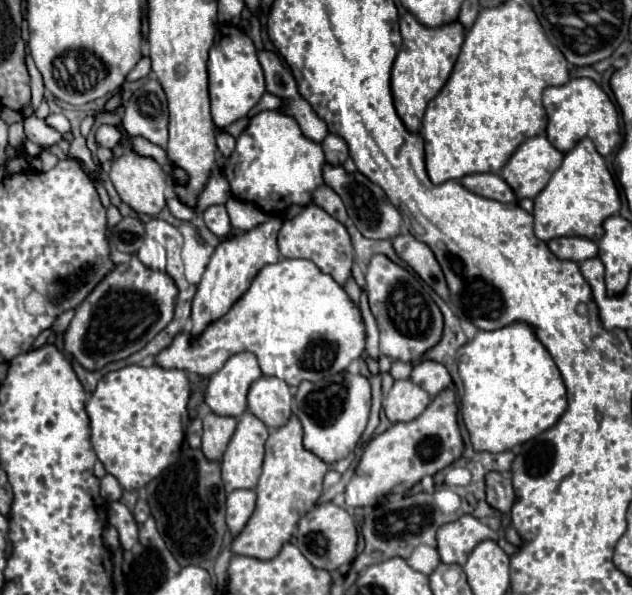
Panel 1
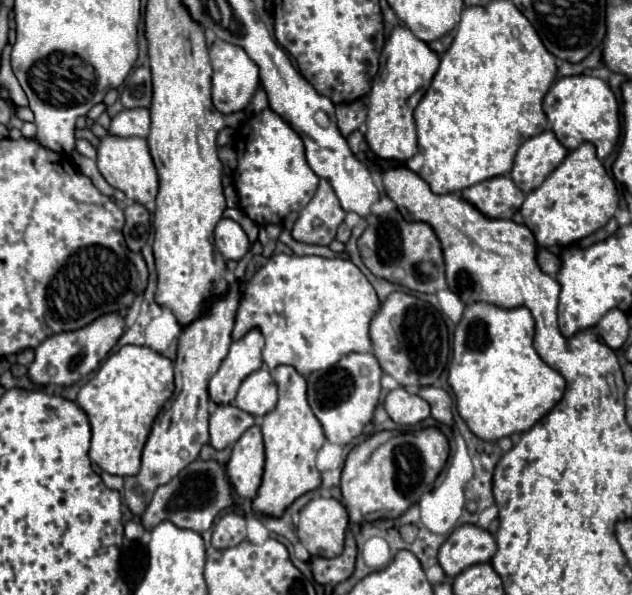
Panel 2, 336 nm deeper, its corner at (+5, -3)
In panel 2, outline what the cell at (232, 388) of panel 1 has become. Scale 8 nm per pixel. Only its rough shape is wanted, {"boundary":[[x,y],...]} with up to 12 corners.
{"boundary":[[252,329],[230,345],[208,393],[230,405],[246,375],[260,369],[264,337]]}

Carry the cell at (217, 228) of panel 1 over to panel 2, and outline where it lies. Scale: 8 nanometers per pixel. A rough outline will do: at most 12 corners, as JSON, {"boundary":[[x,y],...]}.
{"boundary":[[232,219],[216,225],[216,247],[224,259],[242,259],[248,235]]}

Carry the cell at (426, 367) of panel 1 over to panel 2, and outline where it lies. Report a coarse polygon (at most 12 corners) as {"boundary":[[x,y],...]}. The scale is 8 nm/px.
{"boundary":[[436,385],[420,387],[436,421],[452,425],[452,397]]}

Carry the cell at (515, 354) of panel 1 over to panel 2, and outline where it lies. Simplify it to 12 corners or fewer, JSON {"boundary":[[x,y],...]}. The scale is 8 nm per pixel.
{"boundary":[[466,307],[448,383],[476,437],[524,433],[562,399],[526,307]]}

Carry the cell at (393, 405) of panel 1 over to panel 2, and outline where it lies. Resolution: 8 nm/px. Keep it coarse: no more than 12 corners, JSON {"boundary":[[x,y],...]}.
{"boundary":[[398,387],[384,409],[398,425],[416,425],[430,415],[422,397]]}

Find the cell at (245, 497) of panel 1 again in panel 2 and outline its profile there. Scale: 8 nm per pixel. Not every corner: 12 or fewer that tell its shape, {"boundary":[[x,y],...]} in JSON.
{"boundary":[[226,513],[212,531],[212,547],[226,549],[246,539],[246,519]]}

